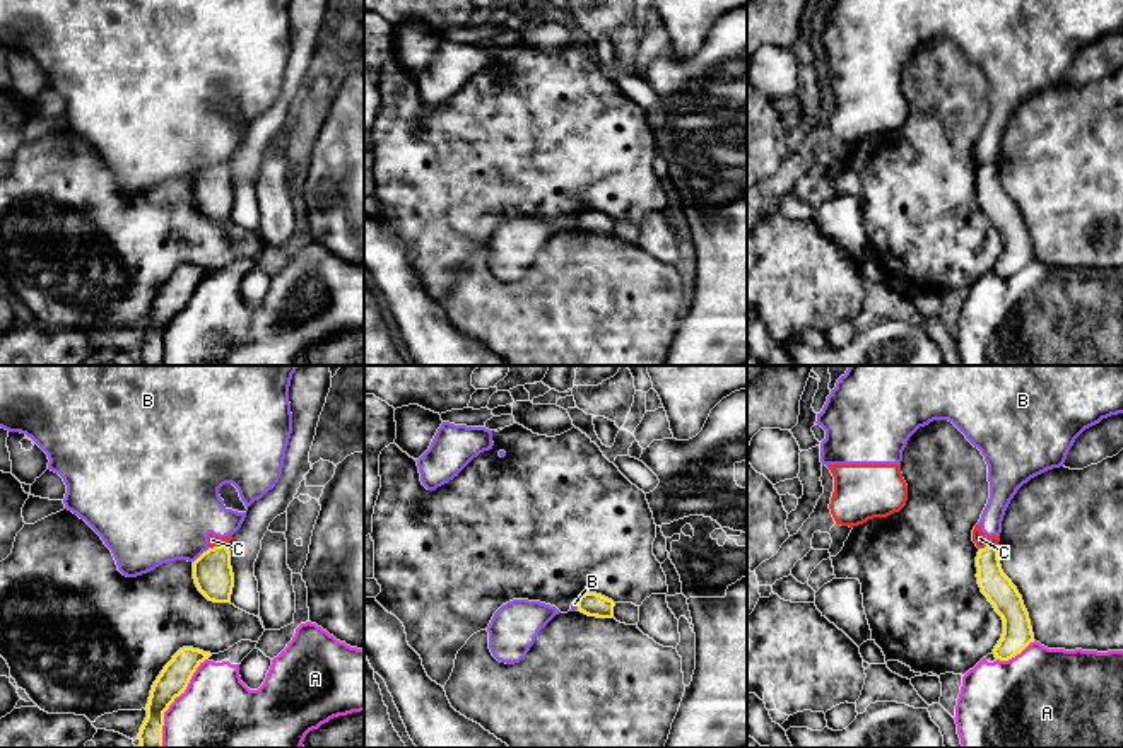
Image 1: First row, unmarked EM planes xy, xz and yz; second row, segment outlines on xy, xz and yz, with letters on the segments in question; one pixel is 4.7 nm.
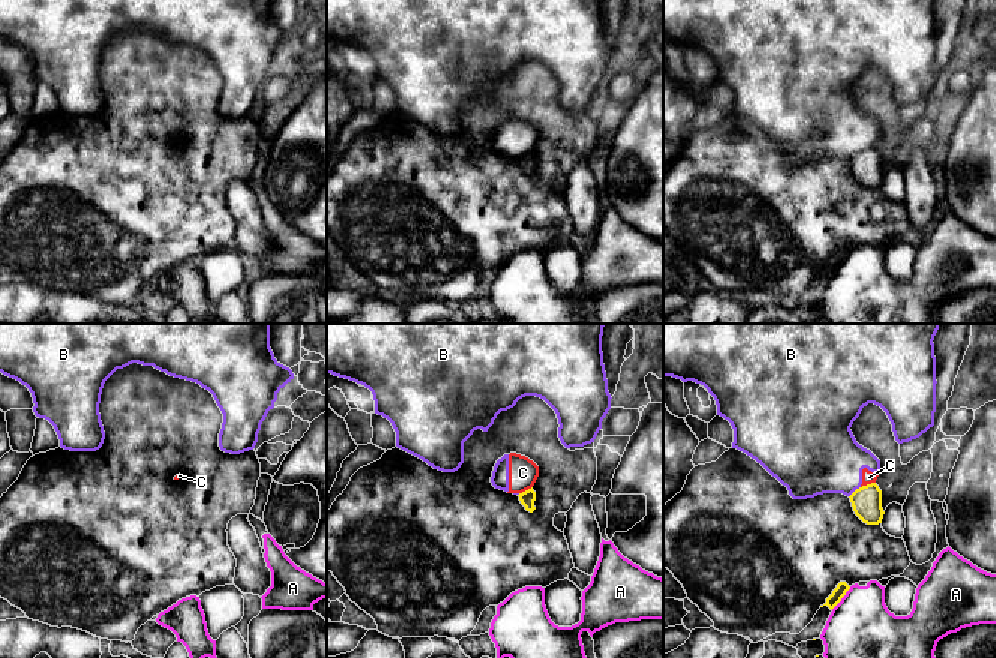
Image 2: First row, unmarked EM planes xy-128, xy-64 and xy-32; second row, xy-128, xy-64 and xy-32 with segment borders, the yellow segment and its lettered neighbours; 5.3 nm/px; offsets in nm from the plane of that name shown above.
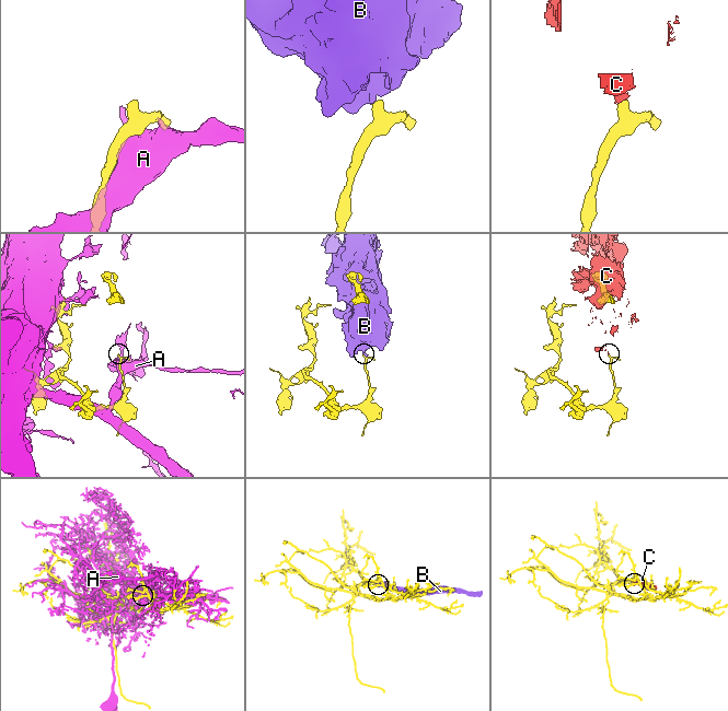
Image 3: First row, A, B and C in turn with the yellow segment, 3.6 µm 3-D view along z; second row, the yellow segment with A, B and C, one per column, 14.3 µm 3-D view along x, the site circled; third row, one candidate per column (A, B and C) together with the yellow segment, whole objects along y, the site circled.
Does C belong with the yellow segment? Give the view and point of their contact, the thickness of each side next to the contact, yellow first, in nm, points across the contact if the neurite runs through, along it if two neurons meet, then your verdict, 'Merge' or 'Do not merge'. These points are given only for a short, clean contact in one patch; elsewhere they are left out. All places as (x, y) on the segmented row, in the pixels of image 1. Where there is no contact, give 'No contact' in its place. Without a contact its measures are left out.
Touches yellow at xy (217, 547). Thickness 190 nm (yellow) against 50 nm. Boundary: xy (226, 543), (211, 549). Do not merge

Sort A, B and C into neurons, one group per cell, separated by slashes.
A / B C

